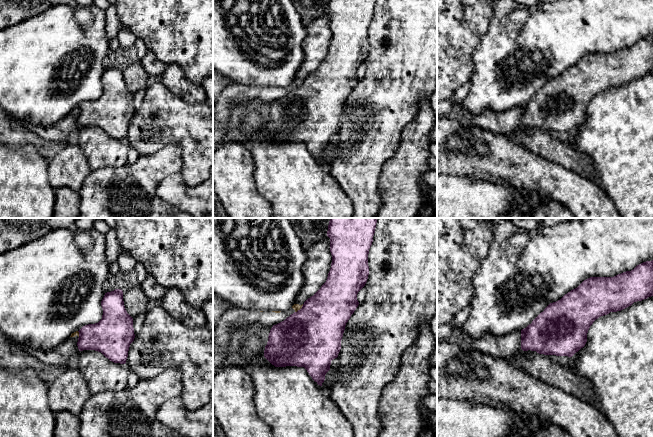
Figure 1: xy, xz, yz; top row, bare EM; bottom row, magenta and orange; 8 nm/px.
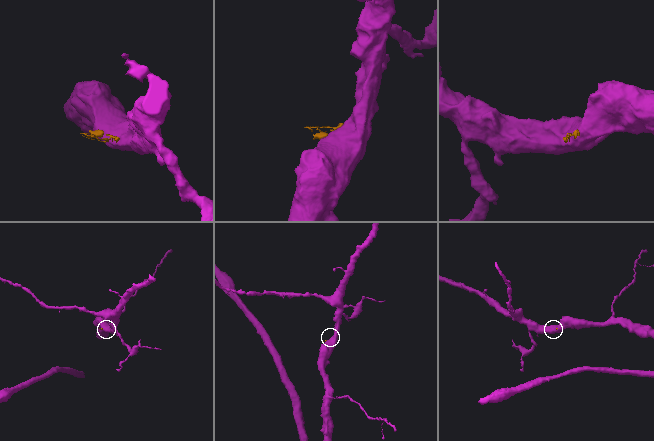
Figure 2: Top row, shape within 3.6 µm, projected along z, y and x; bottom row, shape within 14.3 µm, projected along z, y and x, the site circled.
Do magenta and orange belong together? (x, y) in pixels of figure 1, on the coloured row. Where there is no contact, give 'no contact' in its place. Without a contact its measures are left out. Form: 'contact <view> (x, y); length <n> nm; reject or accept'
contact xz (300, 309); length 100 nm; reject

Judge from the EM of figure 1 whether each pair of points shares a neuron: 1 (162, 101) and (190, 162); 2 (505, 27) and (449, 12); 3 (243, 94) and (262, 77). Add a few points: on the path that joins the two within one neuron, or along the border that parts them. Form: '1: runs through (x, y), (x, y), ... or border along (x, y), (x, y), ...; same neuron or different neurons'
1: runs through (168, 116), (188, 136), (189, 147); same neuron
2: border along (493, 10), (488, 31), (478, 43); different neurons
3: border along (231, 82), (257, 85), (259, 87); different neurons

